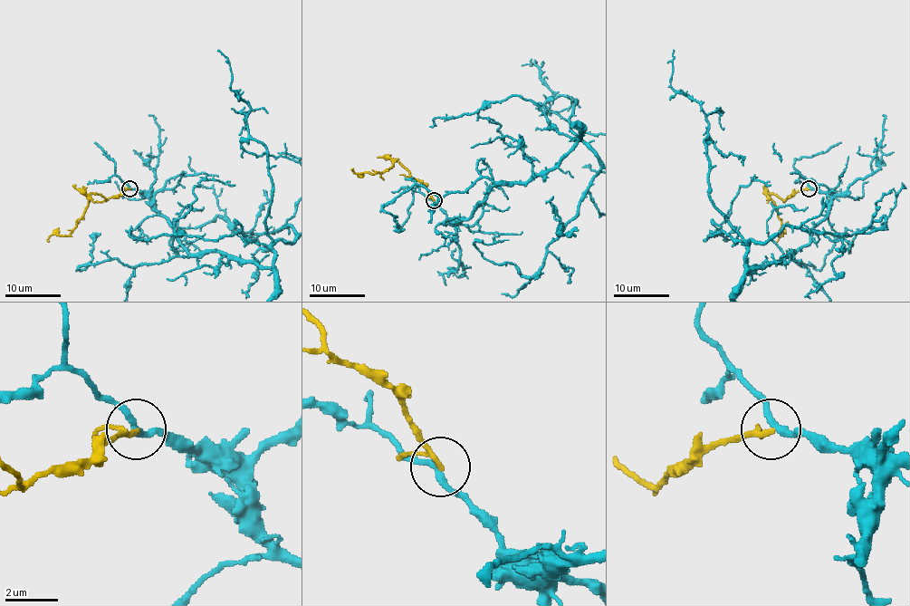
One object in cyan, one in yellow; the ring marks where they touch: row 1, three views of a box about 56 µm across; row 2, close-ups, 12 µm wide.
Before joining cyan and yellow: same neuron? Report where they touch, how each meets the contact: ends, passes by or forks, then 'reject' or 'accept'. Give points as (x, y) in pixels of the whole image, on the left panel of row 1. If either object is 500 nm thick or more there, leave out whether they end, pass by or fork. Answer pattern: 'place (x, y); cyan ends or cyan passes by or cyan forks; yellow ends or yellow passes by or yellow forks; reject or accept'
place (129, 188); cyan passes by; yellow passes by; reject

